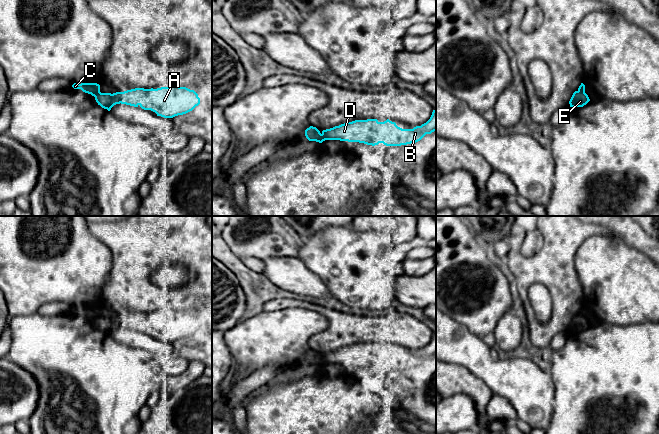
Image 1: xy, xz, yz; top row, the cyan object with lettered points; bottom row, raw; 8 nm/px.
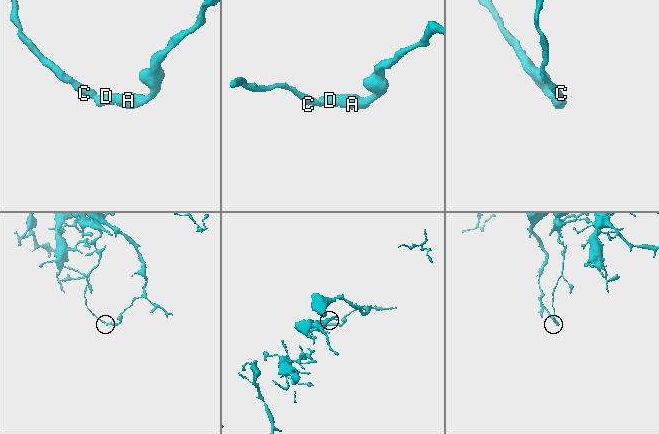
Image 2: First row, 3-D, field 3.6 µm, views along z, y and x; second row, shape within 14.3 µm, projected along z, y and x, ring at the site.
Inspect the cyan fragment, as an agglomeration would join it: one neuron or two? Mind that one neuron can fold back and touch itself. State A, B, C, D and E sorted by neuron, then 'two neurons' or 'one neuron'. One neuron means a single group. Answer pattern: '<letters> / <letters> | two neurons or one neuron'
A B D E / C | two neurons

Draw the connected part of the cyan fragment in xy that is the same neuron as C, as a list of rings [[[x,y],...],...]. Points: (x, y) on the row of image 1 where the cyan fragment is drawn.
[[[74,83],[74,89],[81,89],[83,92],[96,96],[100,92],[100,85],[97,83]]]

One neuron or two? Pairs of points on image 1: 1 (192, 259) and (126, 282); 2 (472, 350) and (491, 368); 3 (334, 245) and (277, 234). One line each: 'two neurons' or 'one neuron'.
1: one neuron
2: one neuron
3: two neurons

